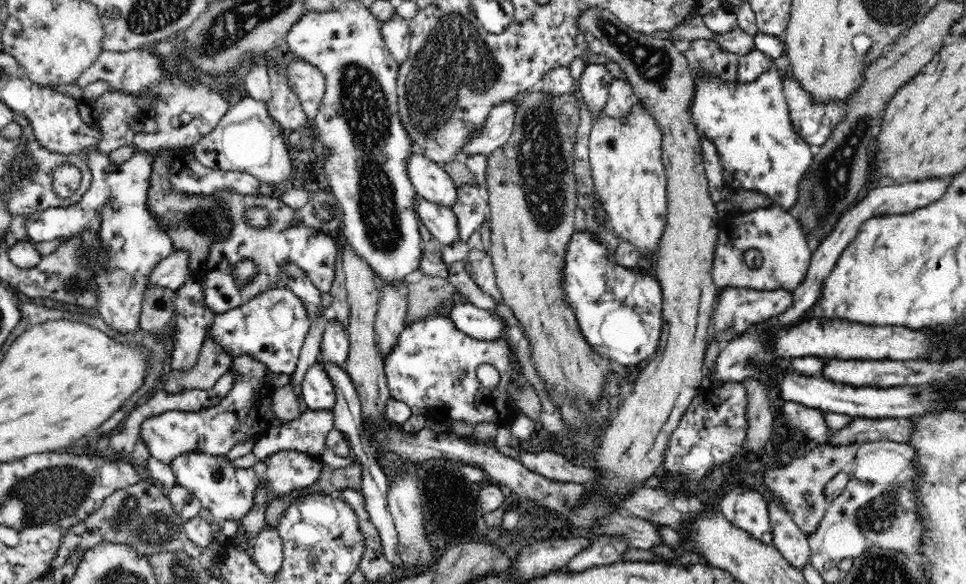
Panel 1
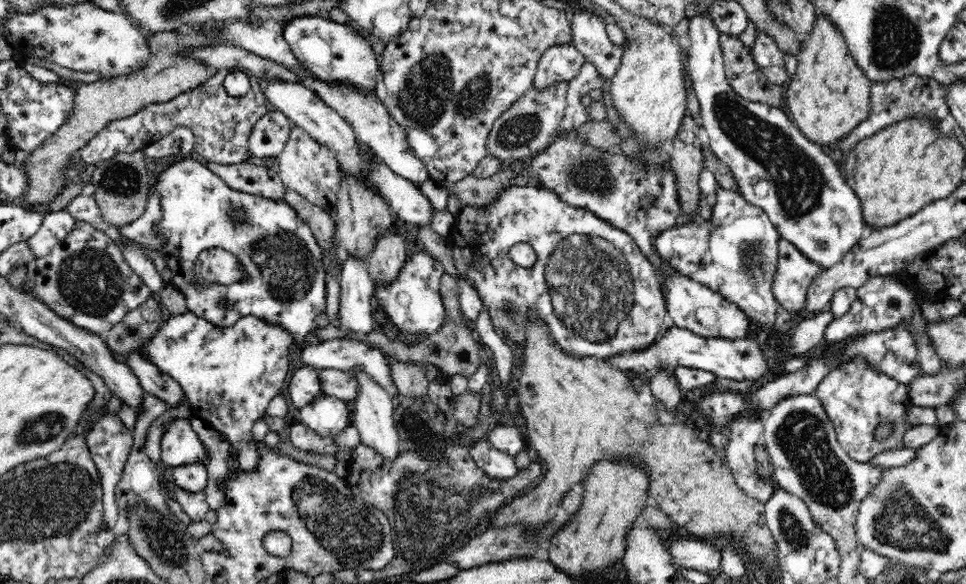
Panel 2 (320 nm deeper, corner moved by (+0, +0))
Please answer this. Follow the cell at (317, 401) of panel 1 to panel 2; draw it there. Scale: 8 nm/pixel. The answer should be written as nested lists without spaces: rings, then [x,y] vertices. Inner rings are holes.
[[[302,366],[294,370],[288,382],[288,394],[296,408],[310,404],[321,392],[321,377],[318,370]]]

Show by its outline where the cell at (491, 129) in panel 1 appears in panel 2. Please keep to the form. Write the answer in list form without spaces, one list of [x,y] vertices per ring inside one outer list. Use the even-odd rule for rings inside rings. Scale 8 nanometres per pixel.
[[[573,44],[552,47],[545,52],[538,63],[532,87],[544,90],[552,83],[572,80],[584,63],[586,63],[585,57]]]

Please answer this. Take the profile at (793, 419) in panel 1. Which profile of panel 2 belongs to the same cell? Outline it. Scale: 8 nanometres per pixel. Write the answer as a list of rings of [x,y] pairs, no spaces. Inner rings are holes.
[[[862,357],[840,363],[819,381],[814,390],[814,398],[822,404],[827,418],[834,423],[838,444],[850,459],[868,463],[880,452],[891,450],[895,442],[910,428],[904,419],[906,410],[911,407],[907,385],[891,379],[884,372],[866,363]],[[880,423],[893,423],[890,440],[876,440],[875,428]]]

